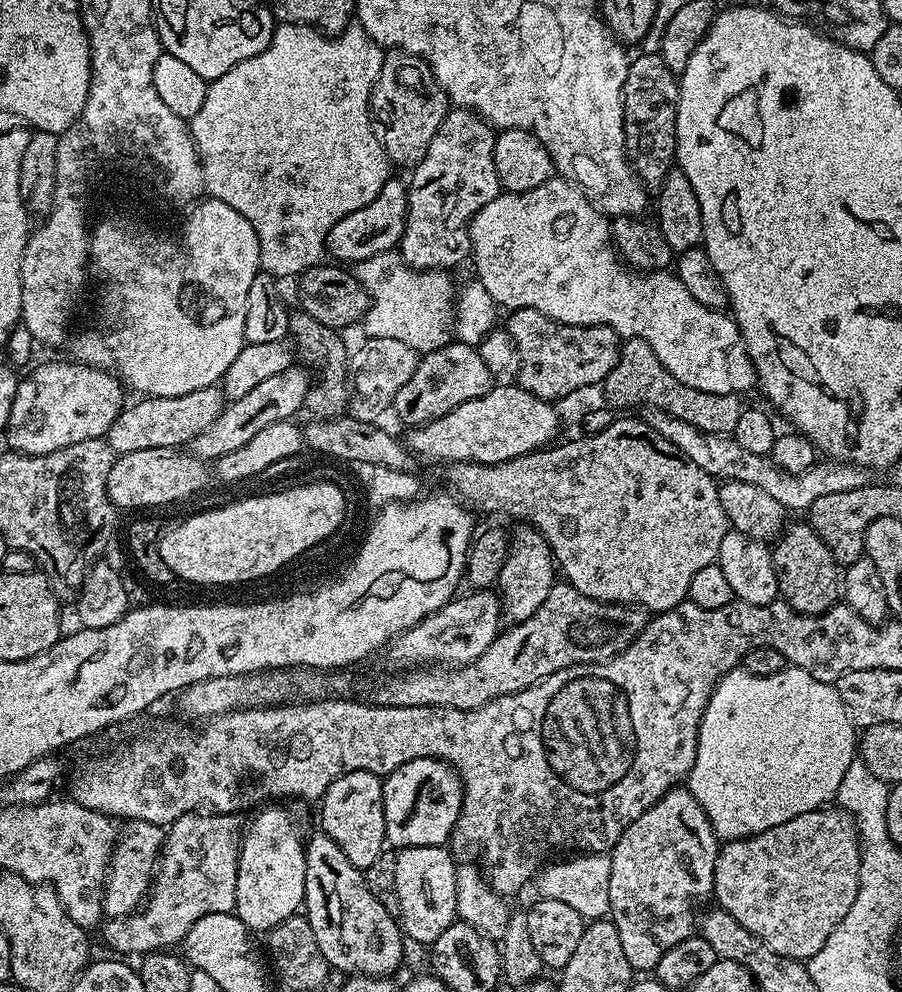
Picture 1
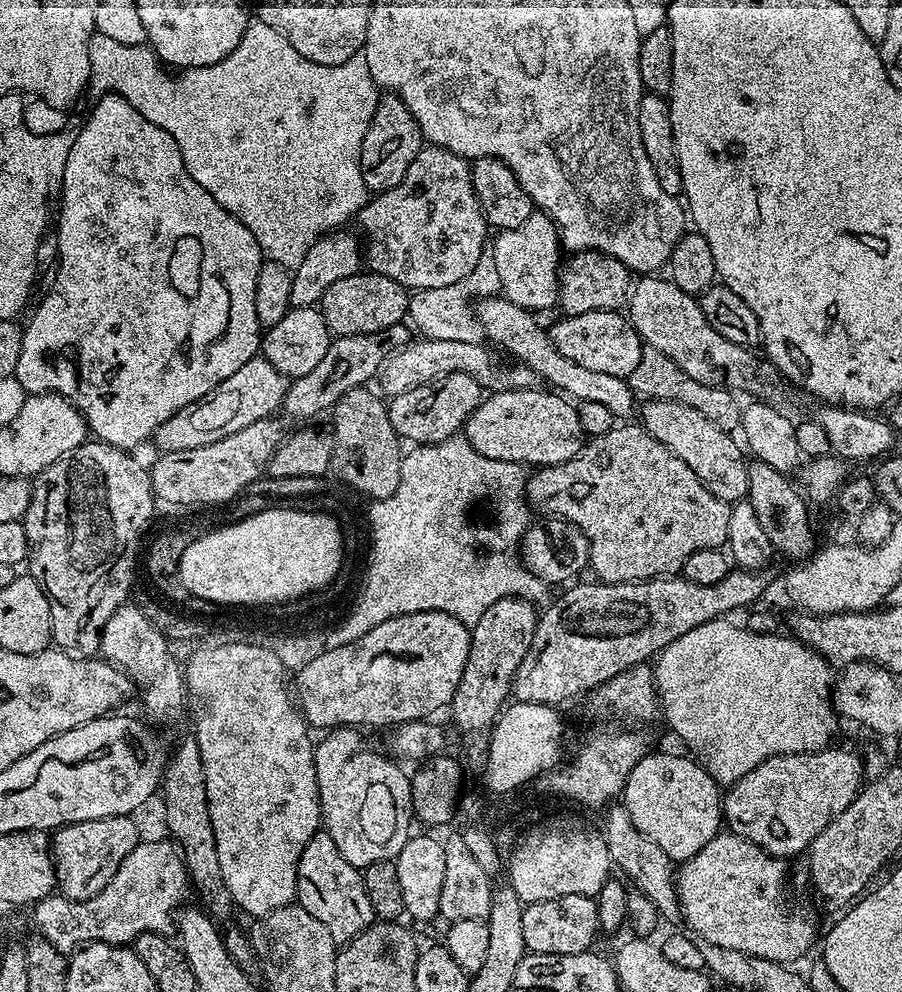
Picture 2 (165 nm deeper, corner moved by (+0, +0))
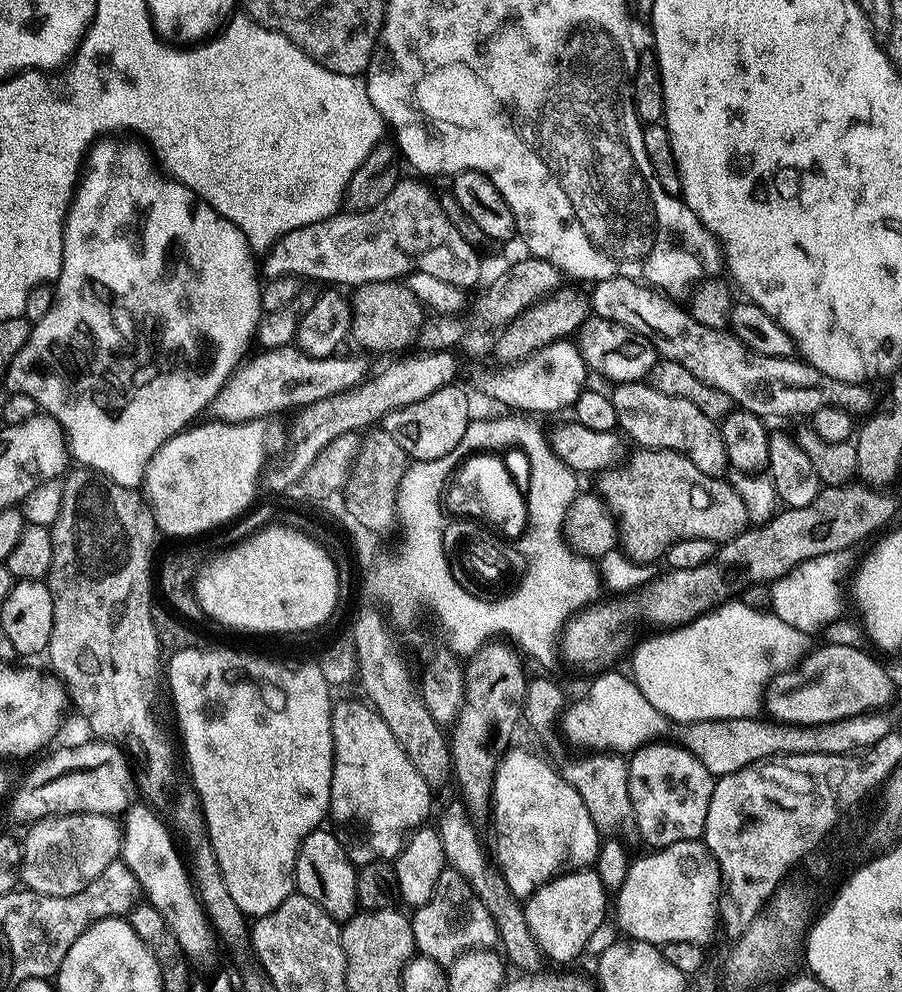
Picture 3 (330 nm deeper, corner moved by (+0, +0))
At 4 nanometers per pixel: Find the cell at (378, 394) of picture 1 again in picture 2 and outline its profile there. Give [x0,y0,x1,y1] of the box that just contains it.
[378,339,537,398]

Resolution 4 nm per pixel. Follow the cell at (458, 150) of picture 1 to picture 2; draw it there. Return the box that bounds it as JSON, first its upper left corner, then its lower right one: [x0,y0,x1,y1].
[359,146,490,290]

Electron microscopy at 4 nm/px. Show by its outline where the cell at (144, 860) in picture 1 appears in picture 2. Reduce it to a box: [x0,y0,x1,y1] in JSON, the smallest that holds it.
[50,816,138,900]

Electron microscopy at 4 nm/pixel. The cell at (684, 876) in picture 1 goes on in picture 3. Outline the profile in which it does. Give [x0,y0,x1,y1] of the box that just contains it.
[628,742,716,849]

